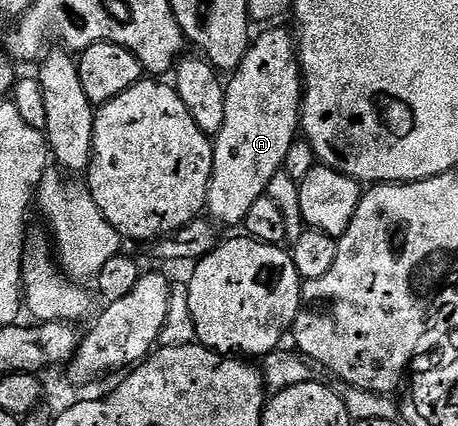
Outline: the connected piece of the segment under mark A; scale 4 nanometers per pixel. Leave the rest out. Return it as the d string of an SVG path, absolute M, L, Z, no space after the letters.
M267 27L263 34L256 36L247 48L245 59L230 74L231 82L225 88L225 123L219 133L214 134L213 171L207 192L207 208L212 222L223 225L242 226L249 215L249 207L257 203L267 192L269 179L277 175L285 163L285 154L297 139L301 129L303 112L303 75L299 68L297 41L283 29Z

